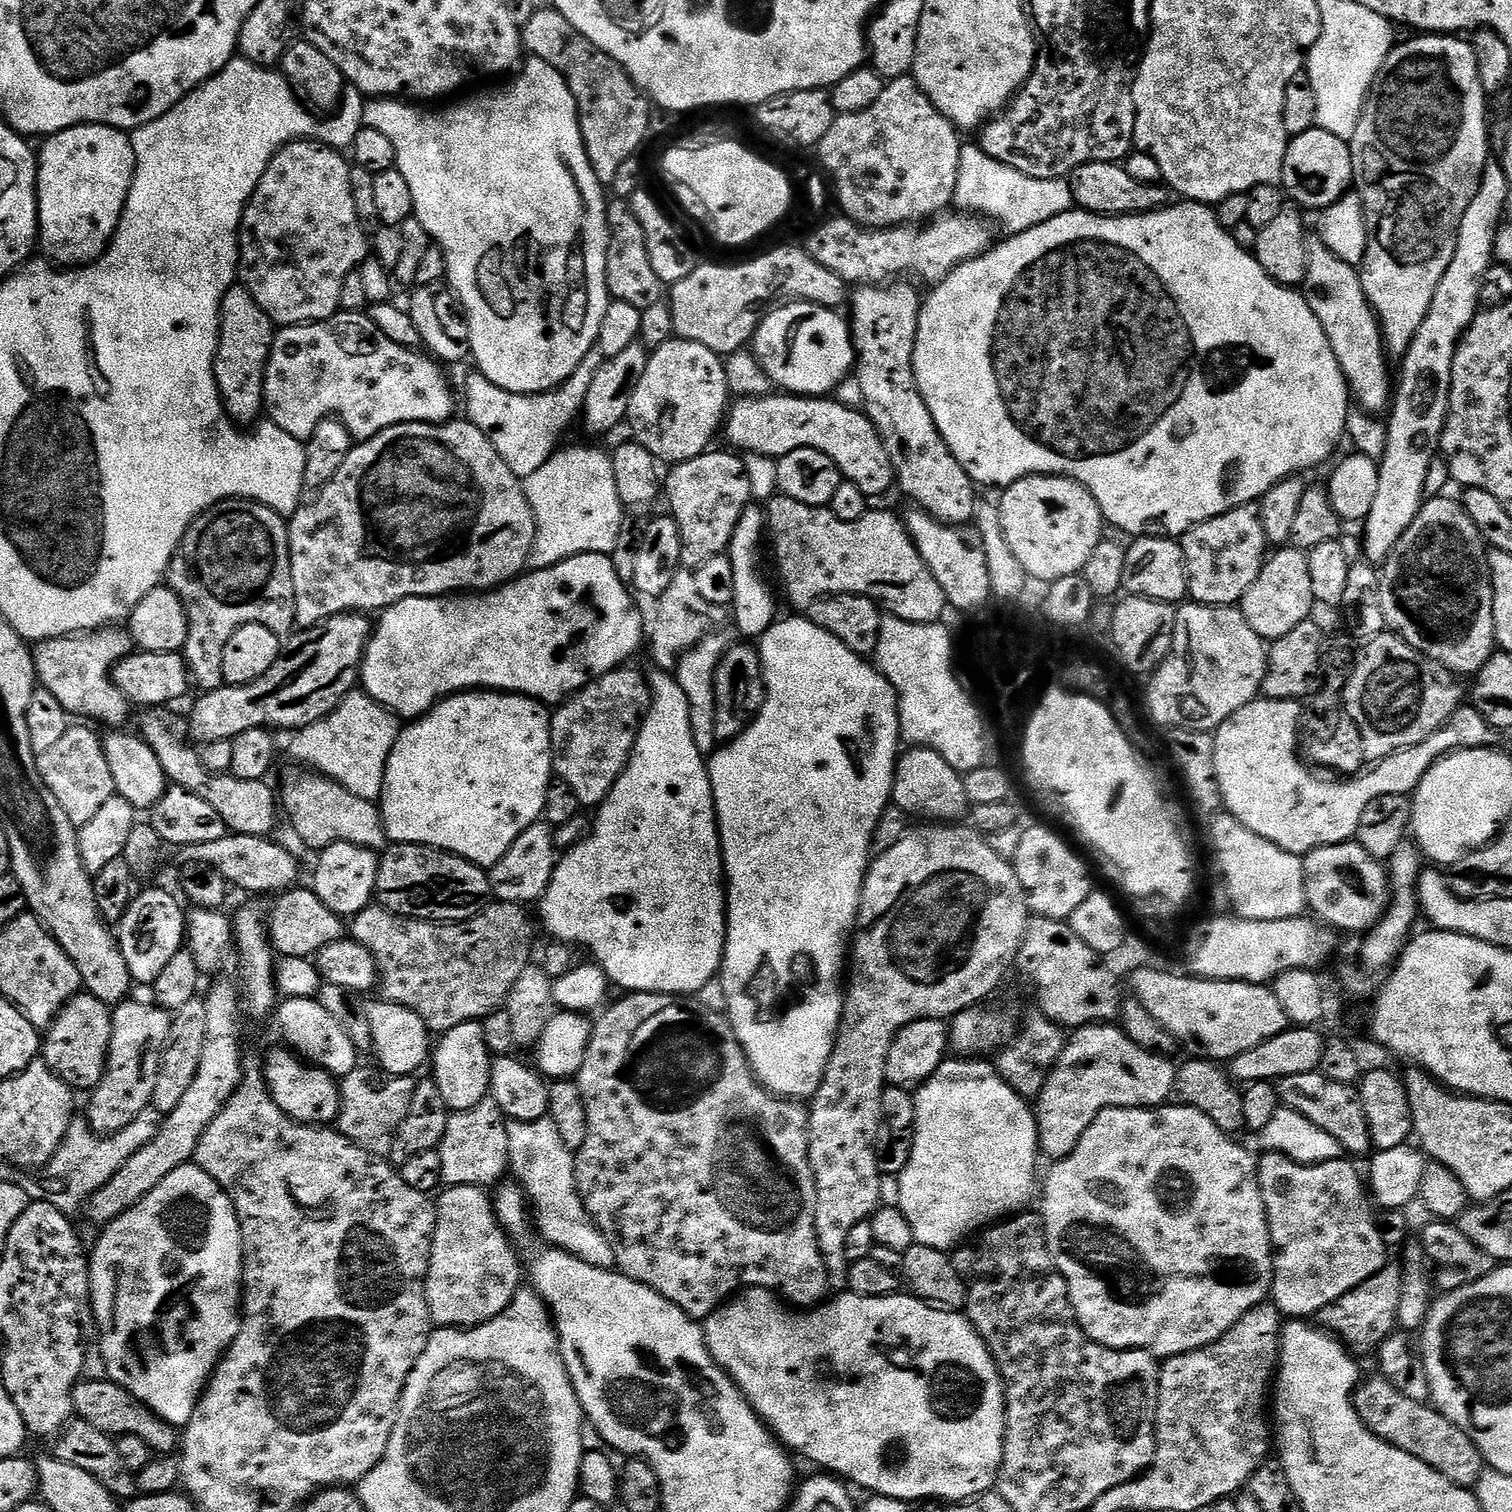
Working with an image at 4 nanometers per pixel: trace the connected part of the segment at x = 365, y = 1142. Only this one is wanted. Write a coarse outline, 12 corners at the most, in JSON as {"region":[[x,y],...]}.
{"region":[[358,1066],[339,1081],[338,1131],[387,1157],[416,1080]]}

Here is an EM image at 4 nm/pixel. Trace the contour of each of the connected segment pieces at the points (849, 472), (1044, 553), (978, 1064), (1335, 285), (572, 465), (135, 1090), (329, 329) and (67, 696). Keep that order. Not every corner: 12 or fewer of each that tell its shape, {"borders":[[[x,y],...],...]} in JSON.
{"borders":[[[746,396],[726,413],[733,449],[822,450],[869,498],[893,487],[870,417],[835,398]],[[1069,476],[999,493],[1025,573],[1083,573],[1106,521]],[[984,1058],[915,1089],[899,1209],[948,1252],[1031,1205],[1036,1113]],[[1309,239],[1302,292],[1351,399],[1394,399],[1380,319],[1357,265]],[[557,451],[522,483],[533,569],[614,550],[612,457]],[[155,1002],[112,1008],[108,1065],[91,1089],[93,1132],[150,1107],[172,1016]],[[364,312],[277,331],[264,412],[301,442],[447,424],[431,355]],[[123,627],[39,641],[39,687],[73,717],[120,730],[130,703],[112,668]]]}

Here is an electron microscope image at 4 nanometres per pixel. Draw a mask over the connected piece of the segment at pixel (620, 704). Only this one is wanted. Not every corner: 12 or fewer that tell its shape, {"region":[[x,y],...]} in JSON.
{"region":[[621,666],[552,718],[552,770],[595,810],[652,707]]}

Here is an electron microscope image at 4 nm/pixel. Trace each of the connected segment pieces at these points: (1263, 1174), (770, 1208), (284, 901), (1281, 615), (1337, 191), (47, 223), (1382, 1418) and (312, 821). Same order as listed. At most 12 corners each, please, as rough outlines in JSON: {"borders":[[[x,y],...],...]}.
{"borders":[[[1351,1159],[1257,1172],[1270,1300],[1312,1318],[1389,1263]],[[634,992],[578,1073],[578,1194],[697,1322],[829,1295],[809,1109]],[[311,887],[275,897],[268,938],[281,957],[315,957],[345,921]],[[1277,547],[1238,607],[1266,642],[1313,619],[1308,553]],[[1318,126],[1291,137],[1282,187],[1323,210],[1353,187],[1349,141]],[[79,124],[36,165],[39,247],[99,260],[126,206],[131,135]],[[1373,1374],[1354,1393],[1379,1440],[1460,1488],[1486,1470],[1474,1441],[1431,1403]],[[292,766],[282,812],[314,850],[386,844],[384,817],[337,780]]]}

